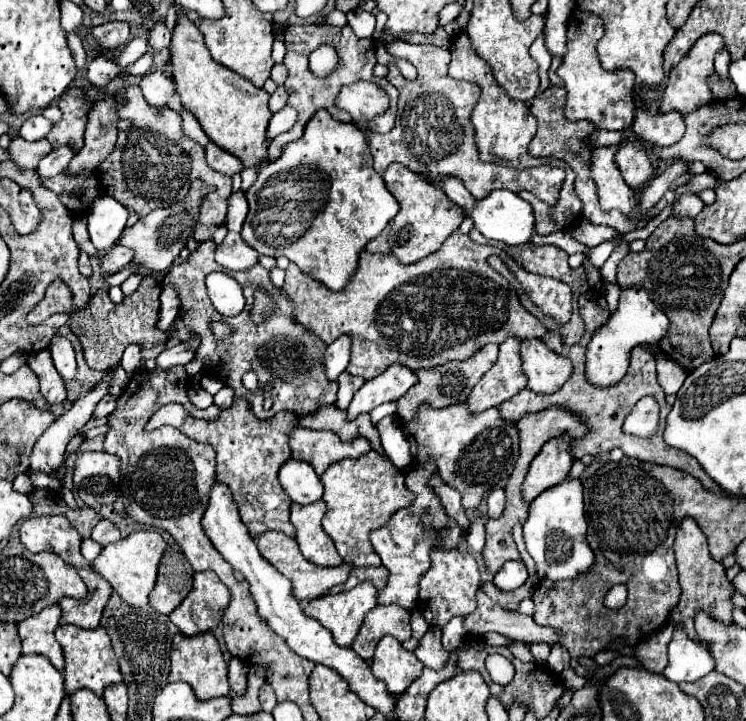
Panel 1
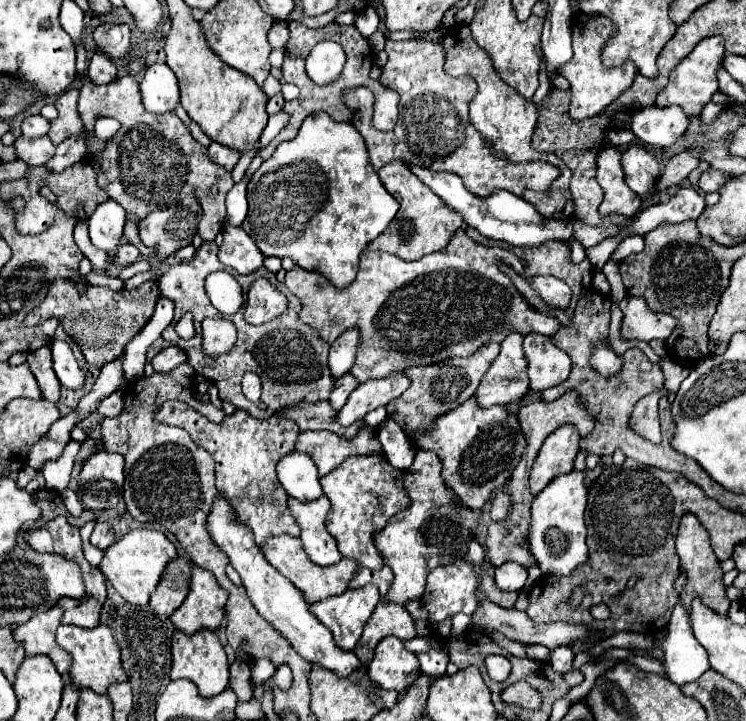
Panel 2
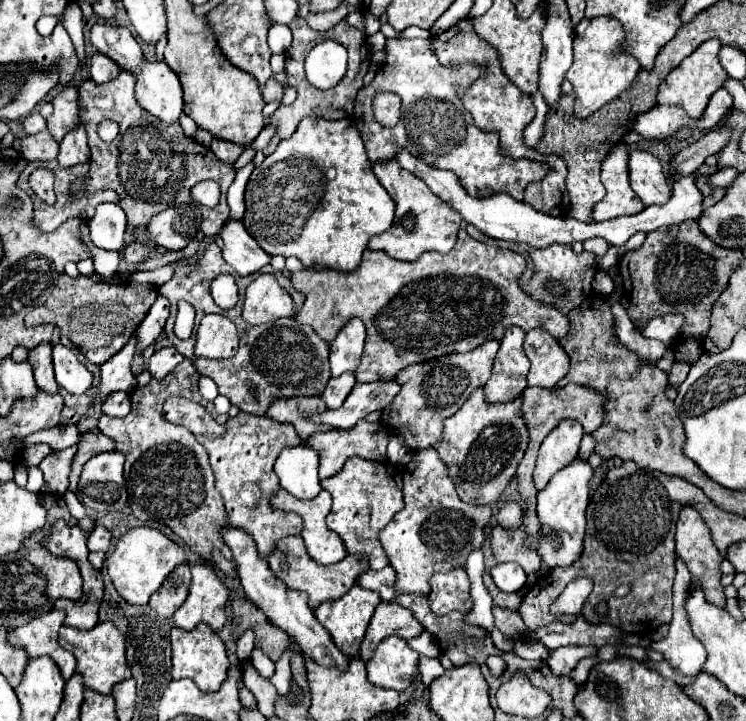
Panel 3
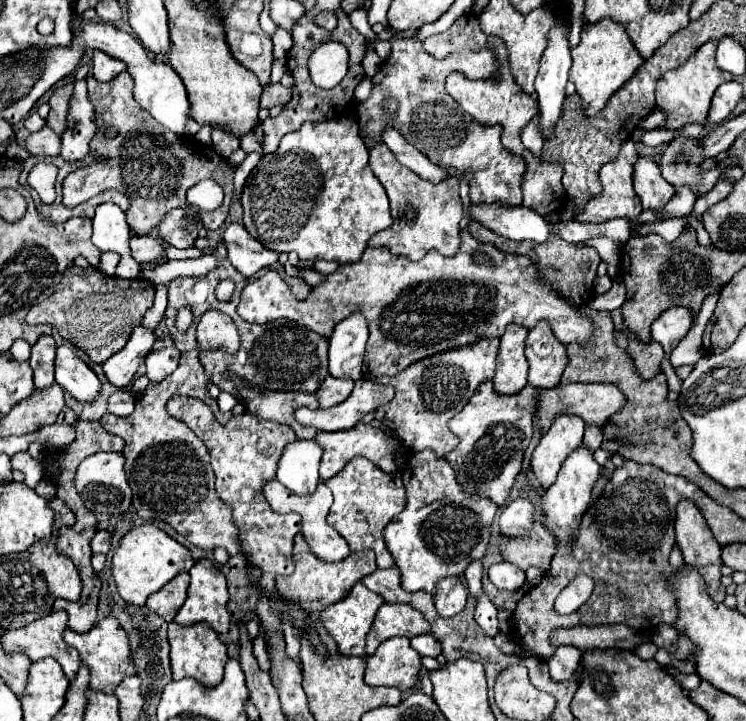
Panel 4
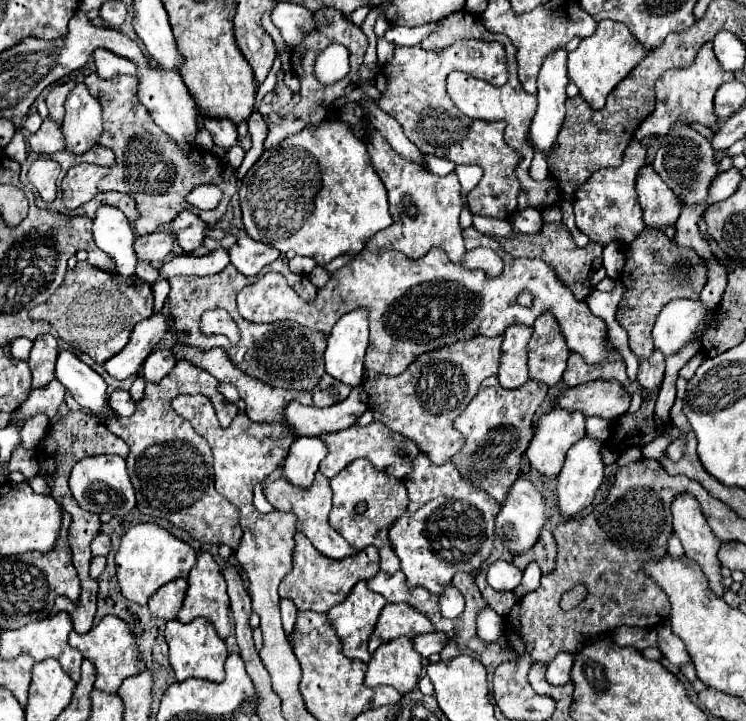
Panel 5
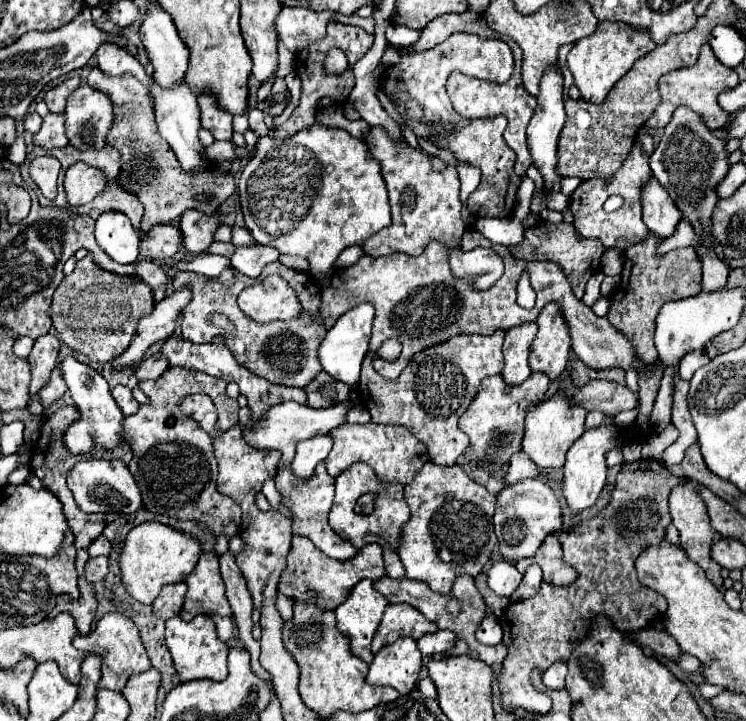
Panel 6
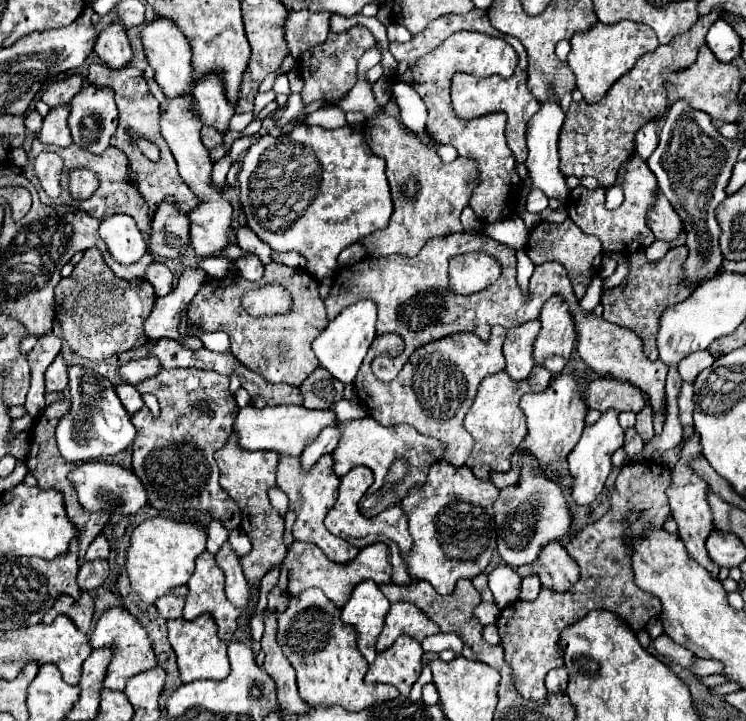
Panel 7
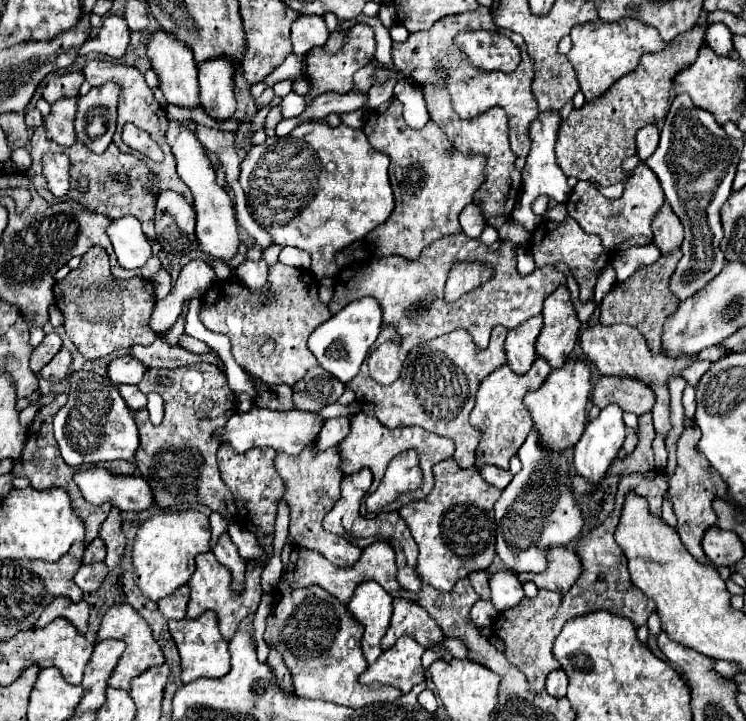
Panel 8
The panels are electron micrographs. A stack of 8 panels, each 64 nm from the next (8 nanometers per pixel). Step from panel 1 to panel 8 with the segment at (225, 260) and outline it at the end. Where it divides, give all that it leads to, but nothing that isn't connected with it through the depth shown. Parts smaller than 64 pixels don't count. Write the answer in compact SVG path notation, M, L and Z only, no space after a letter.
M246 260L236 268L236 274L248 290L260 292L268 282L268 264L264 260Z

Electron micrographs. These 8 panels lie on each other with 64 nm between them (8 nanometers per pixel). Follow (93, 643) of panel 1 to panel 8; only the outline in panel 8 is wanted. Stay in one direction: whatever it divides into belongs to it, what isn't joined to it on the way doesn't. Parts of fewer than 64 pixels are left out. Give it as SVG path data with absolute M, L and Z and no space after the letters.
M114 604L102 618L102 626L98 630L98 640L106 640L106 638L120 638L126 642L126 650L120 656L114 674L110 676L110 686L112 688L122 688L122 690L130 690L130 684L136 676L140 676L144 670L148 670L150 666L160 666L164 664L164 650L160 646L160 642L152 636L152 630L148 626L148 622L128 604Z

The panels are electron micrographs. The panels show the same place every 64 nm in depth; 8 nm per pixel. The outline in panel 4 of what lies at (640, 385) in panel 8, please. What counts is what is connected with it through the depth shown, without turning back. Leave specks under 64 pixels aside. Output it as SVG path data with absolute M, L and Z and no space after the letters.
M568 384L568 386L556 386L550 390L544 390L536 410L540 414L540 426L542 426L542 434L544 434L548 430L548 424L552 422L552 418L558 414L576 414L586 424L606 424L612 414L616 414L620 408L624 408L624 404L626 404L624 394L620 392L620 388L616 384Z

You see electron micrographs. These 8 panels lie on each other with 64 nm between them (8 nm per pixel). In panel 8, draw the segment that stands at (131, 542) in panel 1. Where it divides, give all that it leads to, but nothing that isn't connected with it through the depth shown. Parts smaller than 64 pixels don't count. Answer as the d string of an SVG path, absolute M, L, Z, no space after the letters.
M198 510L164 512L150 516L138 530L134 540L134 568L136 584L150 600L160 600L172 594L178 586L186 584L192 576L192 562L198 554L210 550L210 522Z

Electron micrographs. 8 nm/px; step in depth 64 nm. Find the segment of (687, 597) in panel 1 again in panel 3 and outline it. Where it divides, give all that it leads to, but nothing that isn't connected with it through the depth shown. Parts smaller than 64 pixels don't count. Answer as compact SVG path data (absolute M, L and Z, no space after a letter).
M682 506L680 510L680 518L676 522L676 554L686 562L690 574L692 574L692 584L700 584L706 600L716 604L716 606L724 606L726 596L724 596L724 586L720 584L720 564L724 560L724 556L718 552L718 548L712 542L710 530L704 524L702 516L692 508L692 506Z

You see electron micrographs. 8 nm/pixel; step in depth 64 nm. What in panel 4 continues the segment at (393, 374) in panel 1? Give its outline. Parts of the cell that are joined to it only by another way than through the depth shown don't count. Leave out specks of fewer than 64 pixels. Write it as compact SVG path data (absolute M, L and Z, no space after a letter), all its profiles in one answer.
M358 380L352 394L336 404L334 408L296 408L294 418L302 426L312 426L316 430L338 432L356 426L370 410L376 410L380 404L392 398L392 388L378 386L368 380Z

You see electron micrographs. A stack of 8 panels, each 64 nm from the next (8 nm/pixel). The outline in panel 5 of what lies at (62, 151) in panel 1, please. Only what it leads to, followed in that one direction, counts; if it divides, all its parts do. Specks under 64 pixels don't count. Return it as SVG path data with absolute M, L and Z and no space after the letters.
M80 82L68 94L66 116L62 122L62 132L66 138L66 148L76 154L84 154L90 148L98 146L98 140L104 130L102 104L88 92L86 84Z

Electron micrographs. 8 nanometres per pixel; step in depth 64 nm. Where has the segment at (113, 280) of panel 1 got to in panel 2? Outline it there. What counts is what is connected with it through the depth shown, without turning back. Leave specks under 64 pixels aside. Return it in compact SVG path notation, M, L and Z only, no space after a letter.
M147 260L137 261L136 263L126 267L118 277L125 282L132 276L136 275L137 273L149 271L152 267L152 263Z

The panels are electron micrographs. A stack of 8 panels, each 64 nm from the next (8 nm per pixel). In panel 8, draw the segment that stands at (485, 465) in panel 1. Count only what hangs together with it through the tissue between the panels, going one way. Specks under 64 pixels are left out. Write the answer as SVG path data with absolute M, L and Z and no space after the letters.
M538 356L526 374L516 374L510 370L508 364L504 364L482 380L480 390L476 394L476 406L470 412L470 424L484 430L484 436L476 450L476 468L480 468L484 464L494 464L498 468L508 470L510 458L518 452L518 448L524 444L528 432L534 426L532 416L528 412L528 408L524 406L522 398L530 390L540 388L542 380L548 376L550 370L552 370L550 364L542 356Z

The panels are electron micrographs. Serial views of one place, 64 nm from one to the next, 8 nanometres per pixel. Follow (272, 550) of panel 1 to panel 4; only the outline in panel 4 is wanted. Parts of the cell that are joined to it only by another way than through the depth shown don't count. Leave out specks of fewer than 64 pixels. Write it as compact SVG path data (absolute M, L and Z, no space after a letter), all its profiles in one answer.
M298 534L294 540L294 564L294 572L290 576L280 576L280 580L276 580L276 588L282 598L290 600L292 604L298 604L302 610L306 610L310 614L322 612L328 604L336 604L336 602L344 600L346 594L352 590L352 586L358 580L370 576L376 570L376 558L374 558L372 550L362 550L358 554L350 554L342 562L324 562L312 554L312 550L302 534Z

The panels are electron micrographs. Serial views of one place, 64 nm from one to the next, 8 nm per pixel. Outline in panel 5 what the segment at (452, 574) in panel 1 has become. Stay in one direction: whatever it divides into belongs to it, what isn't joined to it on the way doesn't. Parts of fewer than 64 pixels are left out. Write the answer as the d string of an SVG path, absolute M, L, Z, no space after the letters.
M450 584L444 594L440 596L440 612L446 618L456 618L460 612L464 610L464 598L460 596L460 592Z

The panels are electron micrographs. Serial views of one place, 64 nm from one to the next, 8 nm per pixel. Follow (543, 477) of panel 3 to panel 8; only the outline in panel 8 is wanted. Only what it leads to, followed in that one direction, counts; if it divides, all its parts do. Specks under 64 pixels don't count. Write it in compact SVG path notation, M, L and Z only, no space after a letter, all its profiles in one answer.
M568 358L562 368L552 370L548 374L548 378L538 390L528 392L528 396L524 396L524 404L534 418L534 428L540 432L540 440L546 448L566 450L580 440L586 426L586 404L590 390L592 390L590 364L584 360Z

